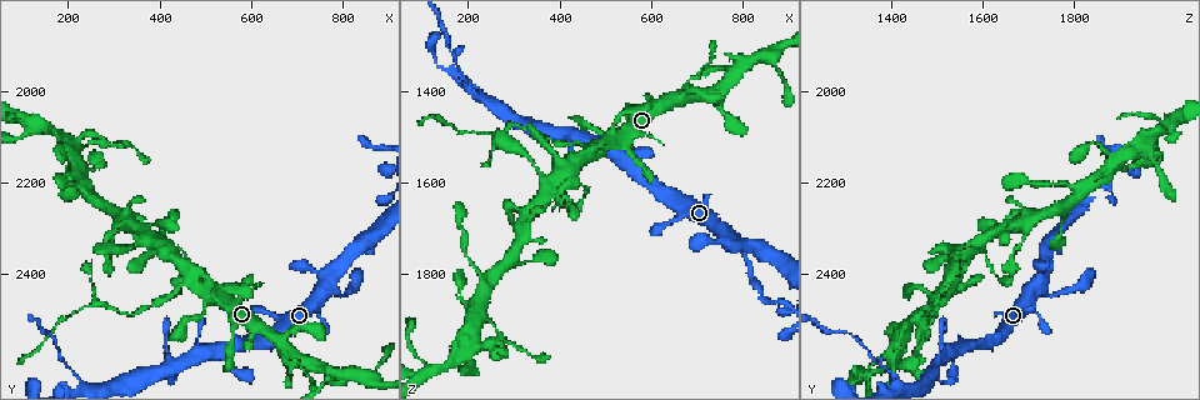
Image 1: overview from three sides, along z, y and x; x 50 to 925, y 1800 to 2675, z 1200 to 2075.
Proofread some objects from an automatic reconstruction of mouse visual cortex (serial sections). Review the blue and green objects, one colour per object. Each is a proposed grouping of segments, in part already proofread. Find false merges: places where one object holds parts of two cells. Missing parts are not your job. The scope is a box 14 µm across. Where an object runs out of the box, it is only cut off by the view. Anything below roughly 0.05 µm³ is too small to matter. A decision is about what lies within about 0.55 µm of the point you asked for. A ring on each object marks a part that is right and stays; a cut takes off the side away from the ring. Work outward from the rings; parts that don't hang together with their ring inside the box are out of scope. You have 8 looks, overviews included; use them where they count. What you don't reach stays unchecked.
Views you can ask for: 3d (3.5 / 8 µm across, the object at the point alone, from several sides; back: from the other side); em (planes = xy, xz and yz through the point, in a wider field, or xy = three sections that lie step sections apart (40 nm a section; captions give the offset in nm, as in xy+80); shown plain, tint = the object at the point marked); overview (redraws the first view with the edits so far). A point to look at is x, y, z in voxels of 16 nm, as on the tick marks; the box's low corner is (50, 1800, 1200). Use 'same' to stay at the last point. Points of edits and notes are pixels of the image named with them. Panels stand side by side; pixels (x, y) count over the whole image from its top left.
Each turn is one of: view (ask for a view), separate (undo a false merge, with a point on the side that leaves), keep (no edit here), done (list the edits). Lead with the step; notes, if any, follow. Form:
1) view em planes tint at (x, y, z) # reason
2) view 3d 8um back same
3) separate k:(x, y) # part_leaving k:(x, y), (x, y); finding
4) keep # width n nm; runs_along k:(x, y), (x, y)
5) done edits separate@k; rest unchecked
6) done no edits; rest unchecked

view 3d 8um at (220, 2620, 1410) # thick turns thin

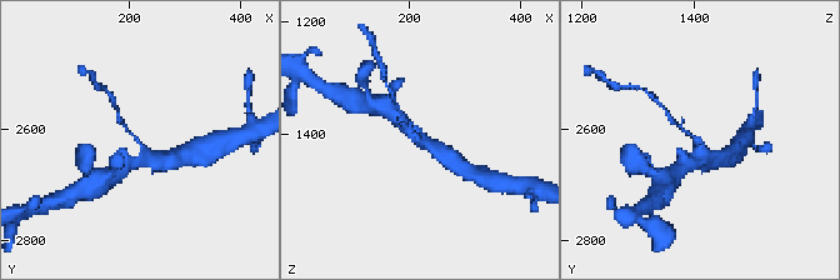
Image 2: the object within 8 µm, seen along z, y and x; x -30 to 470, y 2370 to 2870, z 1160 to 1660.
view 3d 3.5um at (220, 2625, 1415) # closer look

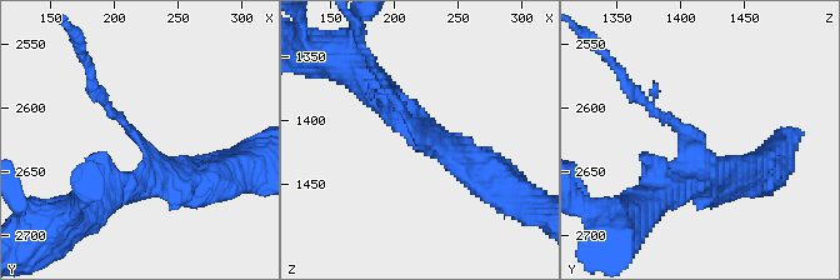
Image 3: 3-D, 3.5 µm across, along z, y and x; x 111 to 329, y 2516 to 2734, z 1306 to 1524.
view em xy step 1 tint at (220, 2624, 1410) # arm_widths 100, 350 nm; shape alone is not enough

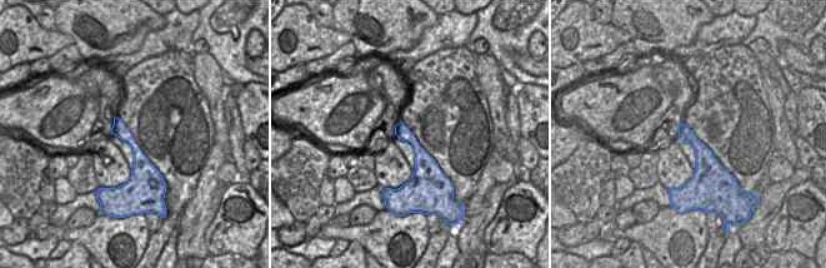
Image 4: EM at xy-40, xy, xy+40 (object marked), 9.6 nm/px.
separate 3:(636, 90) # part_leaving 3:(663, 119), (593, 41); two cells meet here

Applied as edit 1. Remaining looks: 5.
view overview # redraw

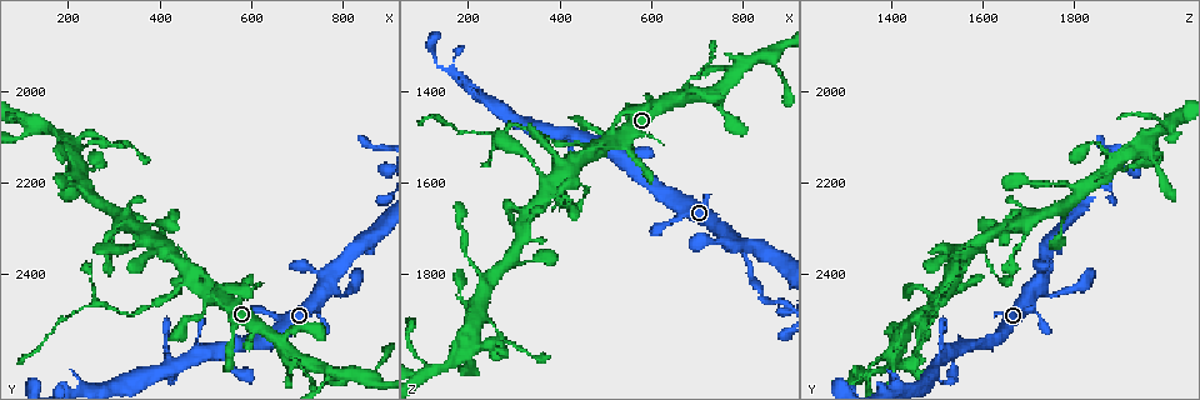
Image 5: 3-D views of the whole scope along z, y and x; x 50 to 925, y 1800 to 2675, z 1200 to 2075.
view 3d 8um at (265, 2095, 1945) # thick turns thin

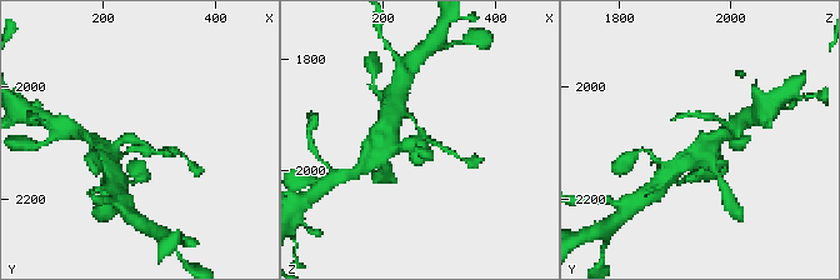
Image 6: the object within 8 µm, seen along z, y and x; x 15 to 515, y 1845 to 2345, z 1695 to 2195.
view em xy step 5 tint at (260, 2095, 1945) # arm_widths 150, 400 nm

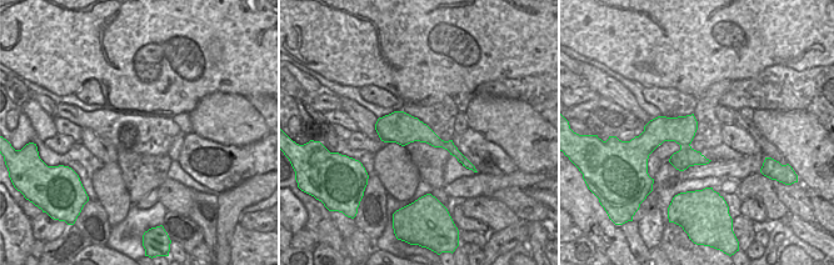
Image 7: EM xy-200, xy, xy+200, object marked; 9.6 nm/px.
keep # runs_along 7:(378, 126), (420, 131), (463, 160); continuous, no second cell

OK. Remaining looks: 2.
view 3d 3.5um at (380, 2470, 1505)

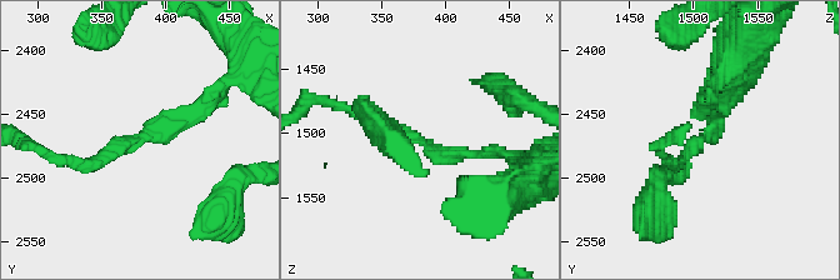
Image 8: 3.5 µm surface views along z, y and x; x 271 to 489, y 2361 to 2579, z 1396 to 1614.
view em xy step 1 tint at (378, 2470, 1504) # arm_widths 150, 150 nm

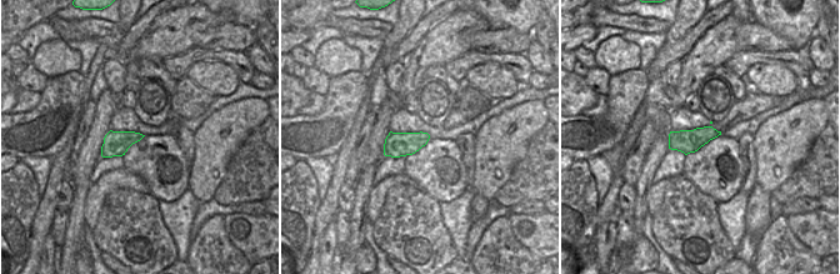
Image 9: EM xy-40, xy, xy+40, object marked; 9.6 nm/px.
separate 8:(690, 149) # width 240 nm; part_leaving 8:(704, 133), (679, 163), (660, 151); a second cell is stuck on

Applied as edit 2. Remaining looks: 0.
done edits separate@3, separate@8; rest unchecked

